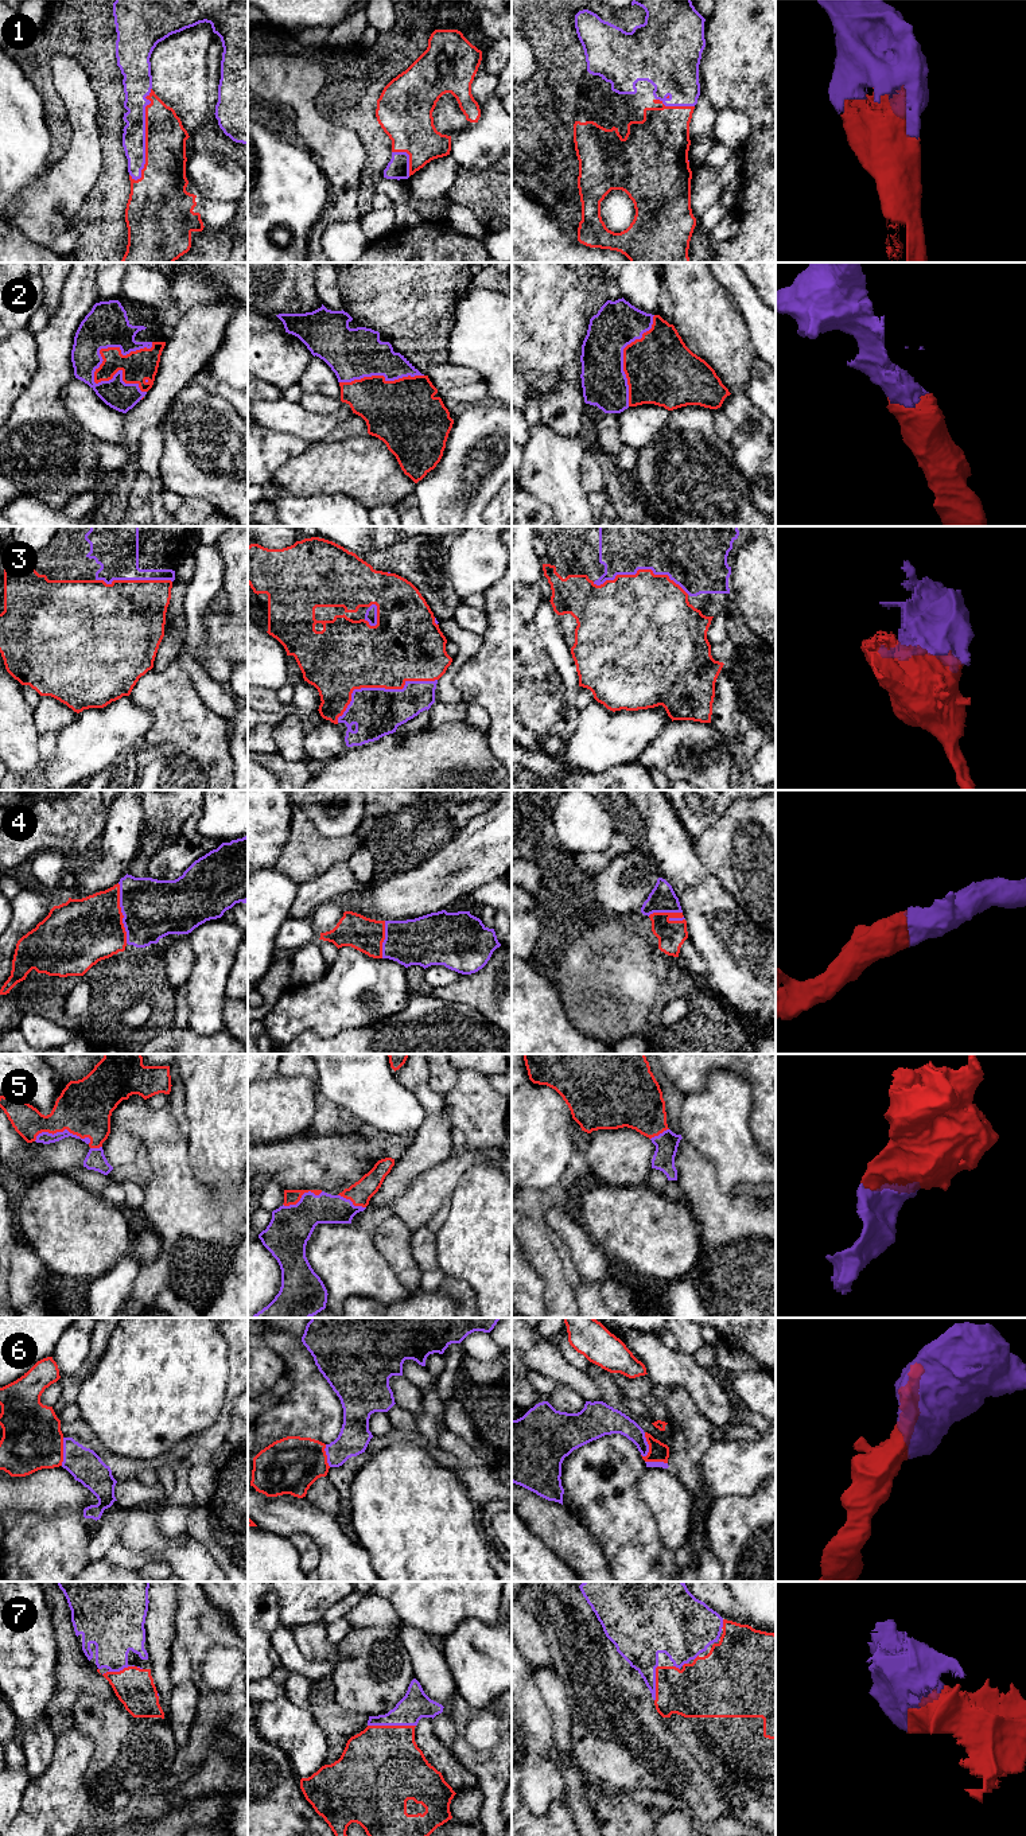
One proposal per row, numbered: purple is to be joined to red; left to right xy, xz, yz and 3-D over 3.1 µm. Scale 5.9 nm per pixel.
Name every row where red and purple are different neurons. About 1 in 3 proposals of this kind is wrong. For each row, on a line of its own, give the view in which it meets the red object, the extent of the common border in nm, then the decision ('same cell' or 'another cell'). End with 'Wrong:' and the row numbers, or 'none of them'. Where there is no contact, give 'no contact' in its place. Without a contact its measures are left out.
1: contact in xy; length 550 nm; same cell
2: contact in xy; length 420 nm; same cell
3: contact in xz; length 650 nm; same cell
4: contact in xy; length 360 nm; same cell
5: contact in xy; length 340 nm; same cell
6: contact in yz; length 150 nm; another cell
7: contact in xz; length 280 nm; same cell
Wrong: 6

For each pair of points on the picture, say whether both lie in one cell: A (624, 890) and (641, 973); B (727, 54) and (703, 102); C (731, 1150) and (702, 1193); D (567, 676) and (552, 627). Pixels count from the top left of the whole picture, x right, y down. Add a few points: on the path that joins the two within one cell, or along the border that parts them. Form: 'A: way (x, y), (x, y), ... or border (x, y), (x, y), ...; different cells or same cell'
A: border (598, 902), (607, 910), (628, 914); different cells
B: border (700, 93), (716, 112); different cells
C: border (695, 1148), (712, 1163), (725, 1191), (746, 1183); different cells
D: way (564, 664), (554, 640); same cell

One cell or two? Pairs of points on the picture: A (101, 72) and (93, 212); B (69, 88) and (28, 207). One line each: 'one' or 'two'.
A: one
B: one

